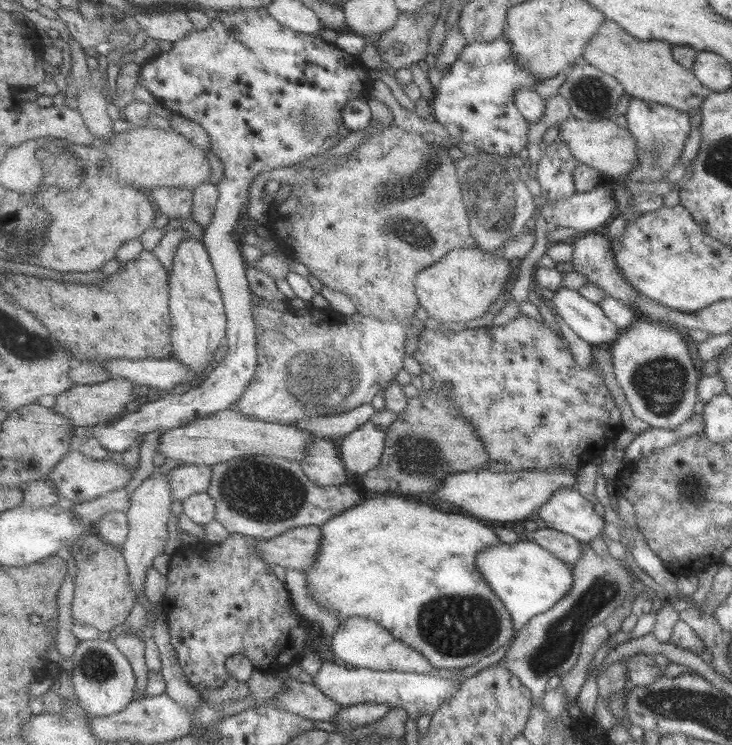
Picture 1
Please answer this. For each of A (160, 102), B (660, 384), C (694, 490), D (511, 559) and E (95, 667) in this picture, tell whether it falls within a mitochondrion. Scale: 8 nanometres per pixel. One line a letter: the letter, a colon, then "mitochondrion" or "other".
A: other
B: mitochondrion
C: mitochondrion
D: other
E: mitochondrion

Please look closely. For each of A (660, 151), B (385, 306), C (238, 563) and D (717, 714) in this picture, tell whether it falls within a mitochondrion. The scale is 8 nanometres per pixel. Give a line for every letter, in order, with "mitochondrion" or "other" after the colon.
A: mitochondrion
B: other
C: other
D: mitochondrion

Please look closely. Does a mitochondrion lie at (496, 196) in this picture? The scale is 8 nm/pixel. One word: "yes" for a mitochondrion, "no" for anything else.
yes

